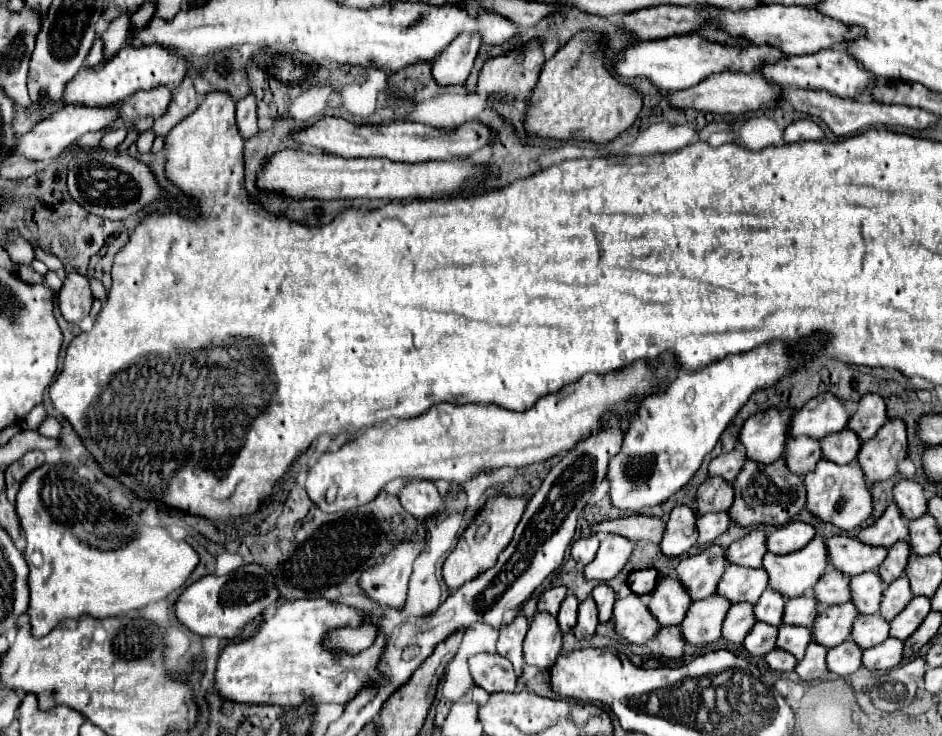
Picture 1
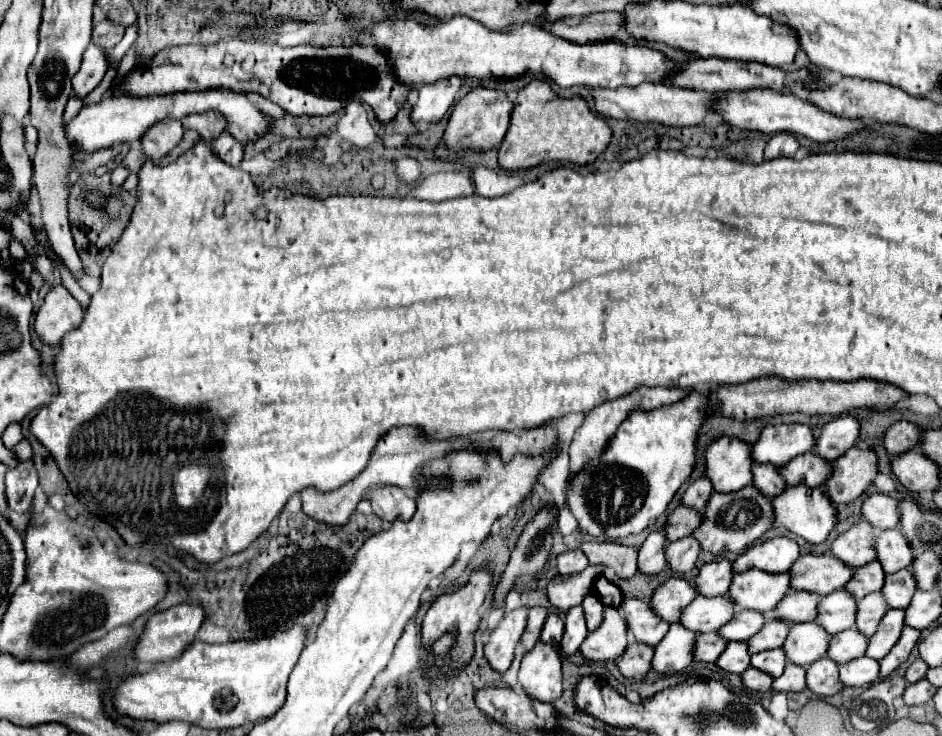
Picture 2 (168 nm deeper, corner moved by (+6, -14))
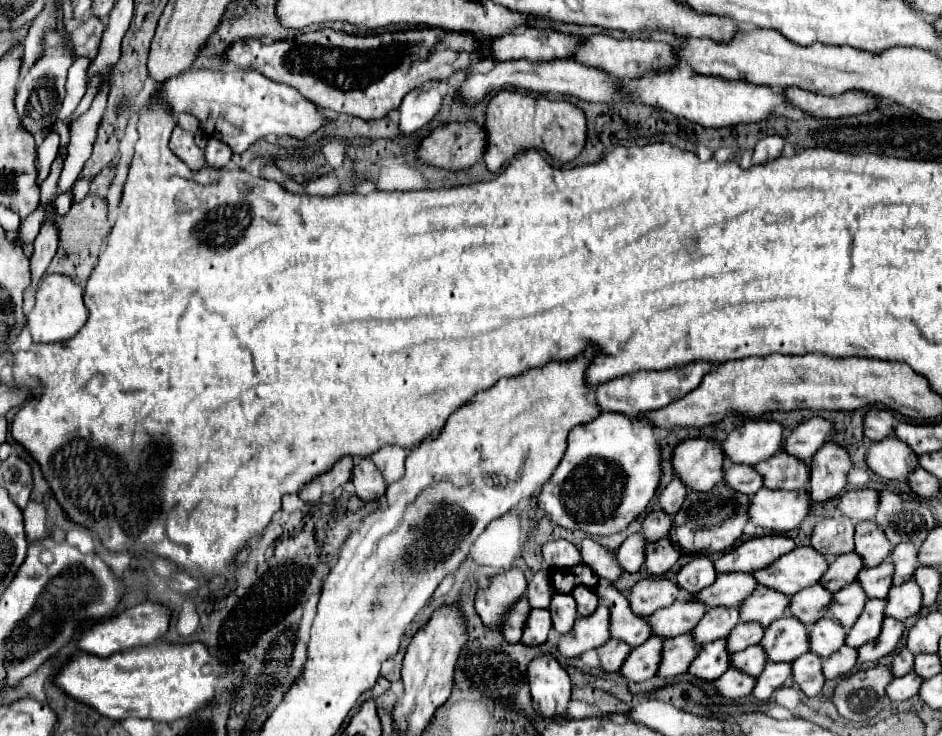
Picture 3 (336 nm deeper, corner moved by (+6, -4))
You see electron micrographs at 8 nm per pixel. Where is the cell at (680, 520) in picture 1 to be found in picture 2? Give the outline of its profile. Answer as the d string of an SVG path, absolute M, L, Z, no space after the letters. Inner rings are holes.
M652 532L640 546L640 570L644 574L658 574L664 568L668 568L666 536L664 532Z

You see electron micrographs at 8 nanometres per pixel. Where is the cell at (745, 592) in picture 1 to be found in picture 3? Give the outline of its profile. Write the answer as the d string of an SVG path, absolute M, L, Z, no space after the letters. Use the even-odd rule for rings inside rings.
M676 600L668 608L660 608L648 616L648 626L654 636L676 638L688 634L704 616L704 604L688 604L688 600Z

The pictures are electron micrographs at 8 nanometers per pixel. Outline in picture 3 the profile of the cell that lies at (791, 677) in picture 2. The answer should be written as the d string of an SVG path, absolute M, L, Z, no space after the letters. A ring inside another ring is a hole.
M768 662L764 666L764 670L760 672L760 676L756 678L756 684L752 688L752 696L756 700L768 700L774 694L774 690L784 686L788 676L790 676L790 664Z

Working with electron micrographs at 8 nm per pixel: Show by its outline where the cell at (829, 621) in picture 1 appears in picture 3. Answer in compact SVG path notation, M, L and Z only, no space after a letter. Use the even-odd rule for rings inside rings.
M792 616L776 618L764 632L760 646L770 662L792 662L808 652L806 626Z

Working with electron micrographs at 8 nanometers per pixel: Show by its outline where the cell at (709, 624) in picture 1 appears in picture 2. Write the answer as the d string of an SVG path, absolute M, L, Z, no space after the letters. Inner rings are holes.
M672 624L662 642L654 648L652 668L662 674L672 674L688 668L694 662L696 632L686 630L682 624Z

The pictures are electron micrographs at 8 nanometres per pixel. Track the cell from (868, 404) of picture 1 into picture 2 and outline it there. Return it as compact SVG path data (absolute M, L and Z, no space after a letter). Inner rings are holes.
M844 414L832 418L828 424L822 426L822 432L816 440L814 450L828 460L836 460L846 454L860 438L860 422L852 414Z

